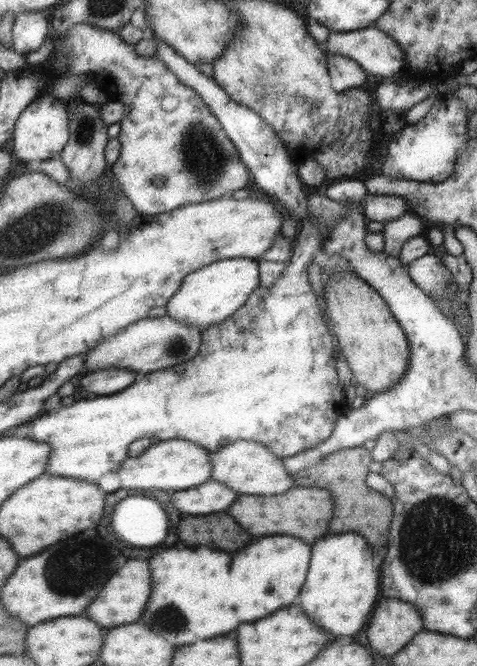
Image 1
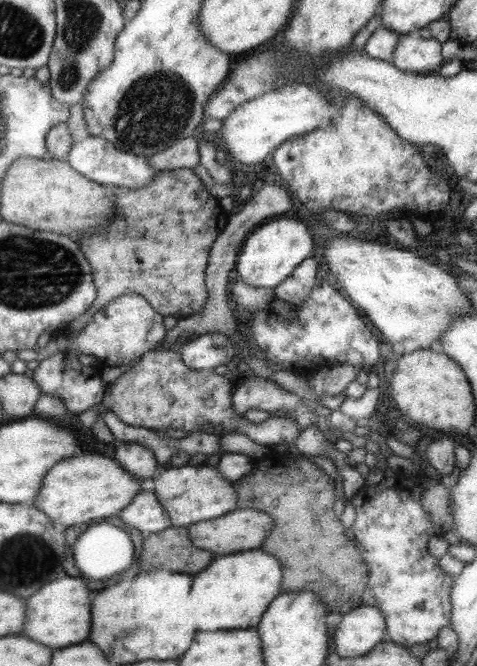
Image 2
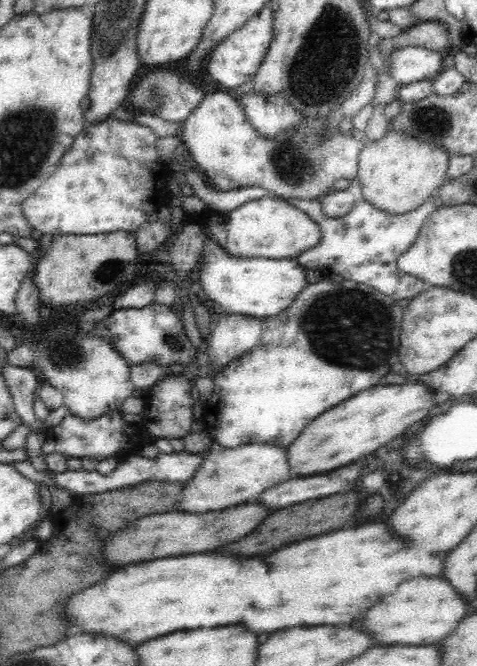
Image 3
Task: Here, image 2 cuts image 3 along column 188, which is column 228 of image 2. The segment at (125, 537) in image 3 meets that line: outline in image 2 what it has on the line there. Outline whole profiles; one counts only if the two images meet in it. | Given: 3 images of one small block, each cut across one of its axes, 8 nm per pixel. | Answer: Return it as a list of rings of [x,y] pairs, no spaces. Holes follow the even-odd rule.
[[[237,508],[235,512],[229,512],[229,514],[221,516],[221,518],[212,518],[205,520],[205,522],[192,524],[186,530],[189,530],[189,540],[197,548],[211,550],[215,554],[231,554],[231,552],[237,552],[237,550],[257,548],[265,540],[265,536],[269,534],[271,524],[273,524],[273,520],[265,512]]]

